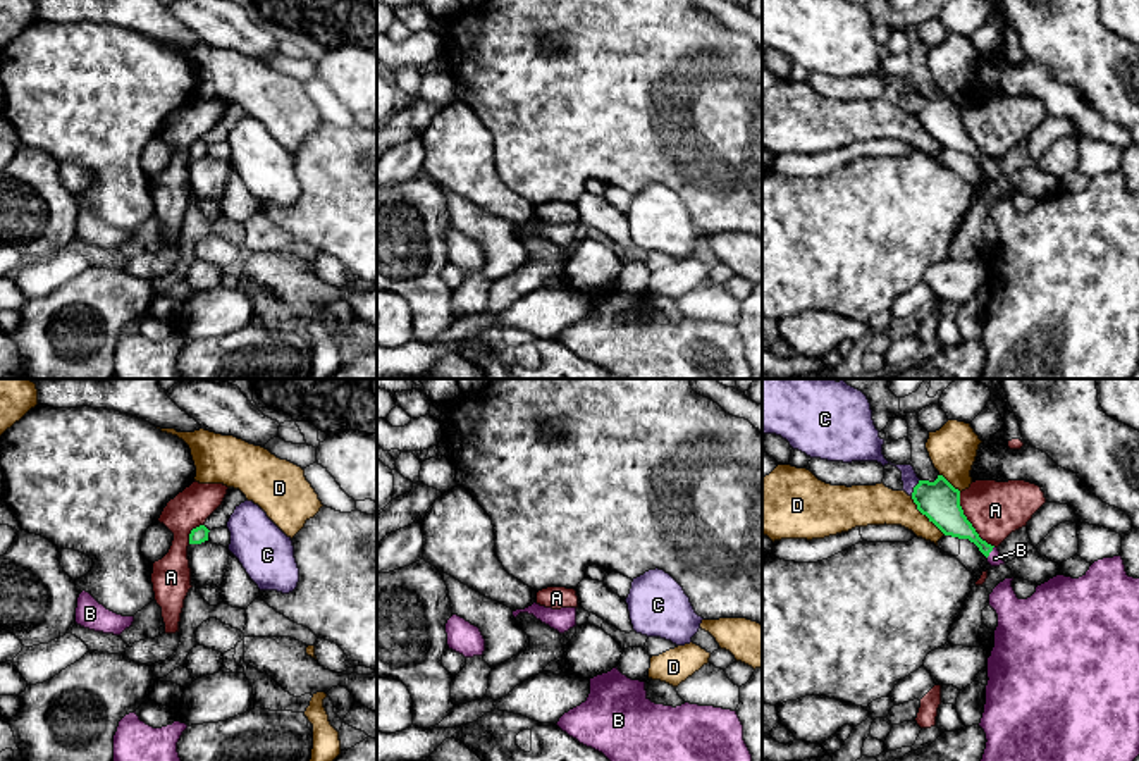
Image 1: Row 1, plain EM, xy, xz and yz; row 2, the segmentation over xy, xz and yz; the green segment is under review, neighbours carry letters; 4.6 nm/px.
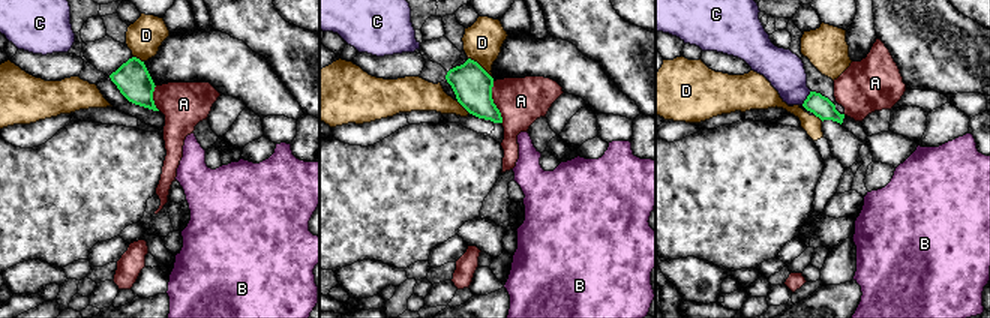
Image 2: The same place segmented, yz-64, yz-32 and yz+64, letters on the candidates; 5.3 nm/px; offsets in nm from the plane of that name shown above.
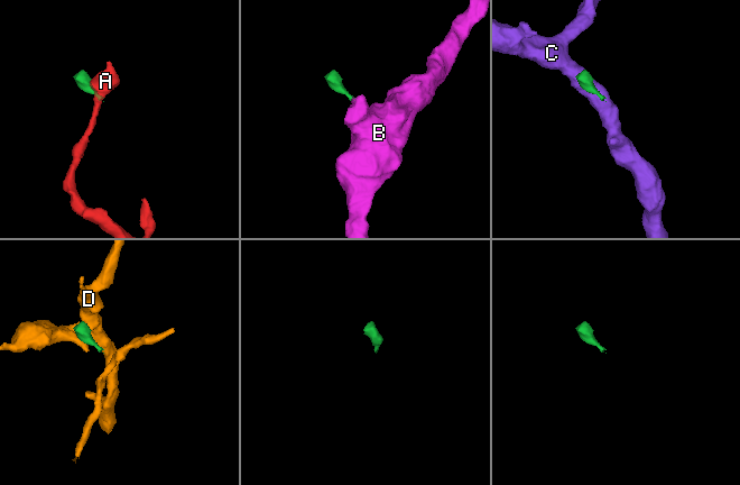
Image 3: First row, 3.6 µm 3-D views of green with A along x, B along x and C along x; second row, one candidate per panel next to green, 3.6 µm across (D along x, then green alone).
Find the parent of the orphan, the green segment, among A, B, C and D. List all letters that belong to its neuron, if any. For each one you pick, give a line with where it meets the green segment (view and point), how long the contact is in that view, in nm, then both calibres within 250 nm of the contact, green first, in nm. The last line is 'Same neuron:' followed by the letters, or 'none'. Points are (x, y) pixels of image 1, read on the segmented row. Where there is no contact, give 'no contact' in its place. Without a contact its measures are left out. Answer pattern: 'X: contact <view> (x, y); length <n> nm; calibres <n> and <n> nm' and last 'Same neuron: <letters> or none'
B: contact yz (991, 550); length 70 nm; calibres 140 and 70 nm
Same neuron: B

